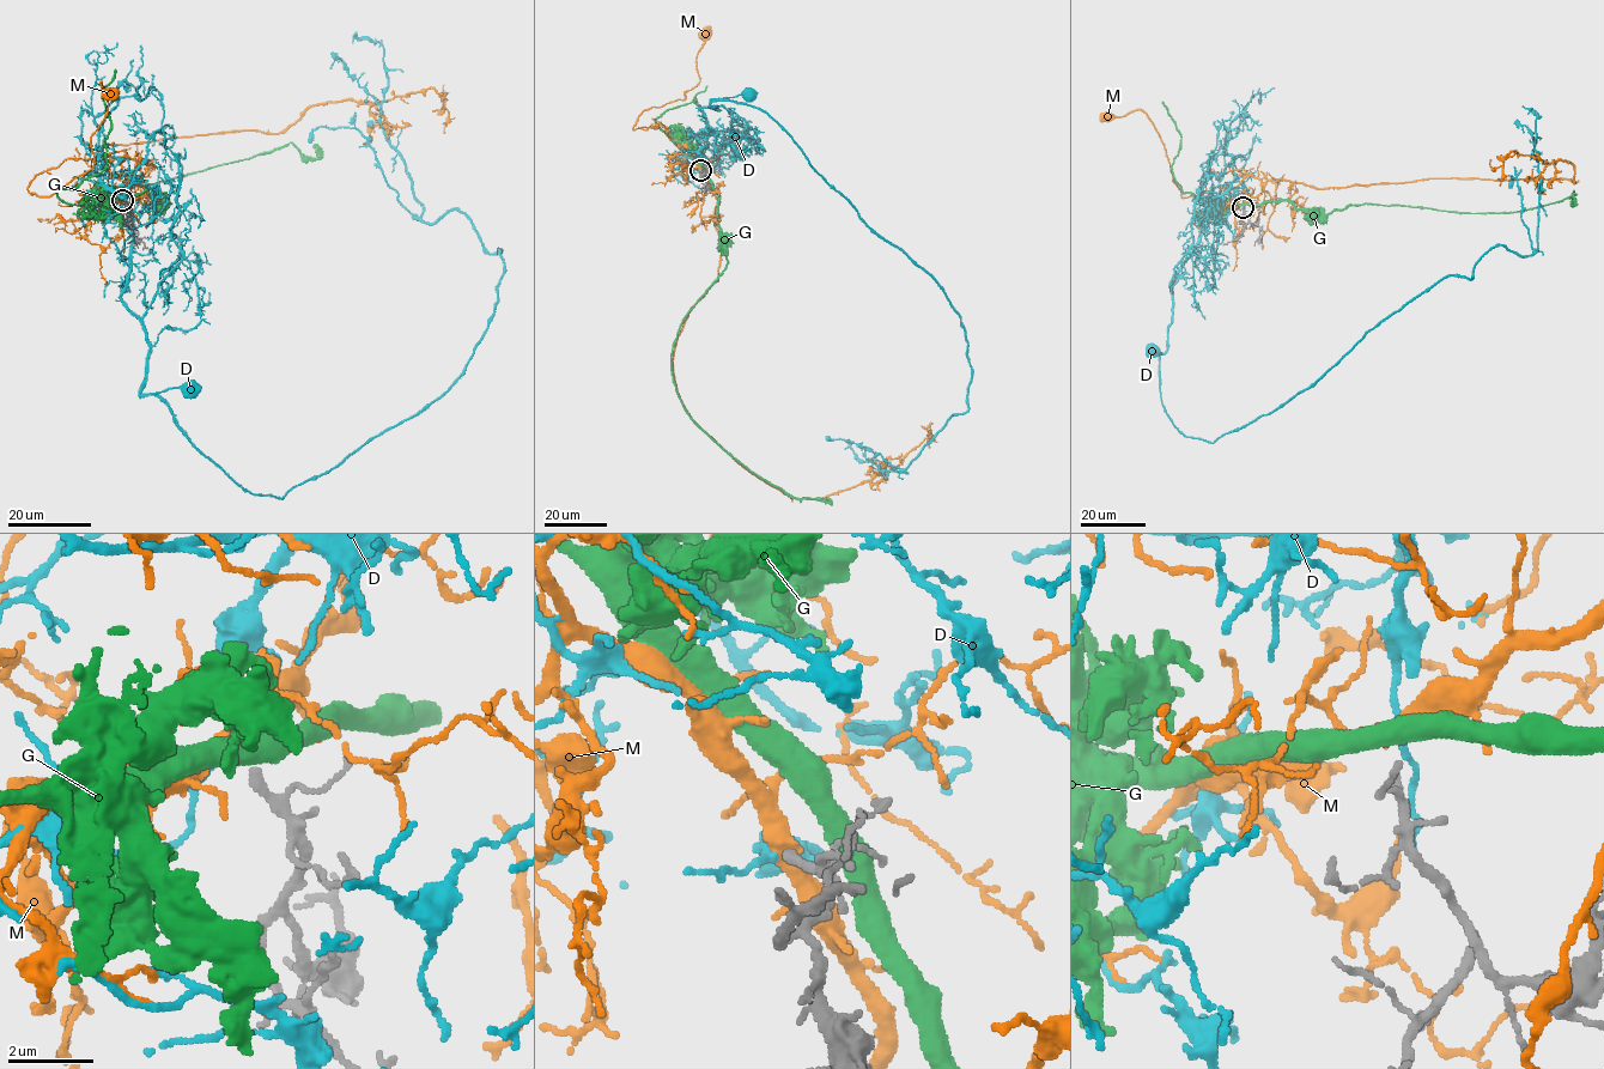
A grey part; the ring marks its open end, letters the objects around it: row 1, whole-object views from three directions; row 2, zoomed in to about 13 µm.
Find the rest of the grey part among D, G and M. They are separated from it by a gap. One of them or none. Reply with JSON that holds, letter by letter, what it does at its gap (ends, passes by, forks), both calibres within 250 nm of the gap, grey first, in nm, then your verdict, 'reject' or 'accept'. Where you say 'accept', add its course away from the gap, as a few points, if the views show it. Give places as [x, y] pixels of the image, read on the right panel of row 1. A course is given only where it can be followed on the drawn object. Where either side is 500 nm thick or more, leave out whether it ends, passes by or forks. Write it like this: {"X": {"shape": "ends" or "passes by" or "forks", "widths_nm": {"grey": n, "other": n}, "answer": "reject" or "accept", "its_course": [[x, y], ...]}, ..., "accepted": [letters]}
{"D": {"shape": "passes by", "widths_nm": {"grey": 160, "other": 120}, "answer": "reject"}, "G": {"shape": "passes by", "widths_nm": {"grey": 160, "other": 480}, "answer": "reject"}, "M": {"shape": "passes by", "widths_nm": {"grey": 160, "other": 400}, "answer": "accept", "its_course": [[1243, 206], [1262, 192], [1259, 180], [1243, 169], [1207, 171], [1205, 190], [1183, 198], [1144, 113], [1109, 116]]}, "accepted": ["M"]}

